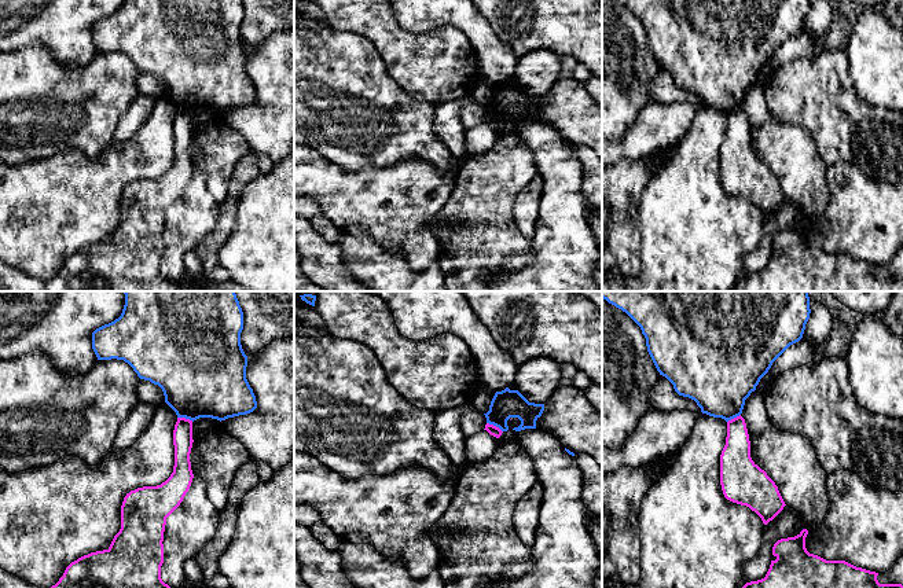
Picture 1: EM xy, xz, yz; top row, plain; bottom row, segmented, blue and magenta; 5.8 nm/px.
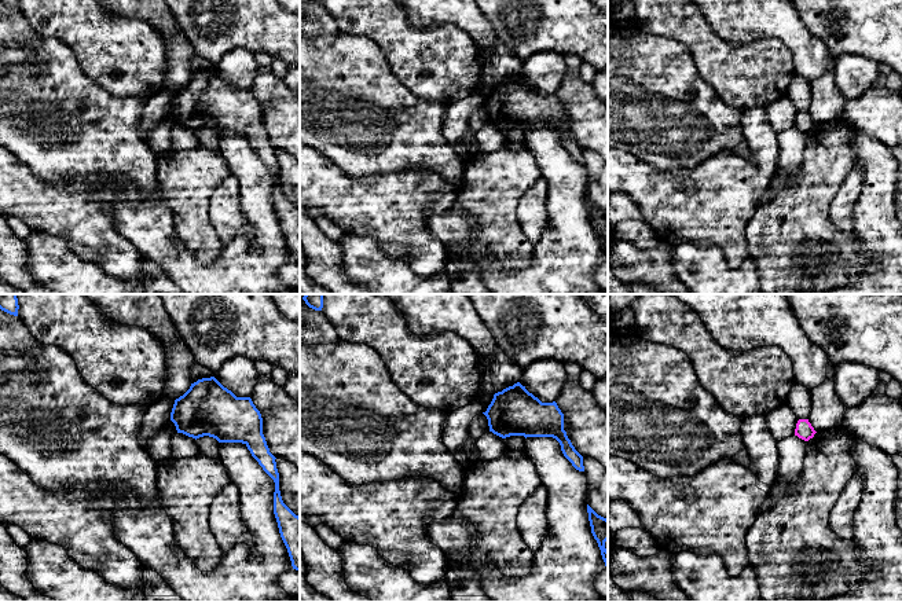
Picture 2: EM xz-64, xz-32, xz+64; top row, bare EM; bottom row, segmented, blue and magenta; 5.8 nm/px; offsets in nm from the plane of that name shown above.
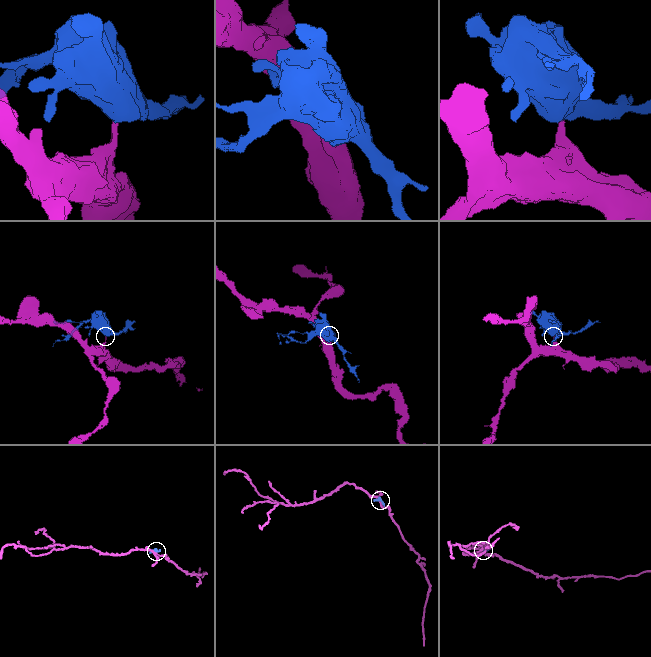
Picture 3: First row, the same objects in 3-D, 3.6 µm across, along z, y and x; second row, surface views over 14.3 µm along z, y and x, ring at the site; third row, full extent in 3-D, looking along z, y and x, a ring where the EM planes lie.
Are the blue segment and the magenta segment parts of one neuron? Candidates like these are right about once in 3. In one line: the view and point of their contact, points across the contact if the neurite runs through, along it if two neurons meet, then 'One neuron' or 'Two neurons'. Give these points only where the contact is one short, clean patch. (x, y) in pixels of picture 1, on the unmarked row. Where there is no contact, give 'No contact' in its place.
Touches blue at xz (495, 117). Boundary: xz (487, 114), (502, 124). Two neurons

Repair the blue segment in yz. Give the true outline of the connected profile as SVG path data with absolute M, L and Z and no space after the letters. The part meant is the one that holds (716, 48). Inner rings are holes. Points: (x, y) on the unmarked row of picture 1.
M618 0L642 22L647 44L679 88L697 95L702 106L726 114L742 106L745 92L756 82L772 55L803 30L810 0Z

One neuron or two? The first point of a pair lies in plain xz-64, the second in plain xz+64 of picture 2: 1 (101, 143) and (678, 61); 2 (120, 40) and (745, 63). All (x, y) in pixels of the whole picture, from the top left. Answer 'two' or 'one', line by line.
1: one
2: one

